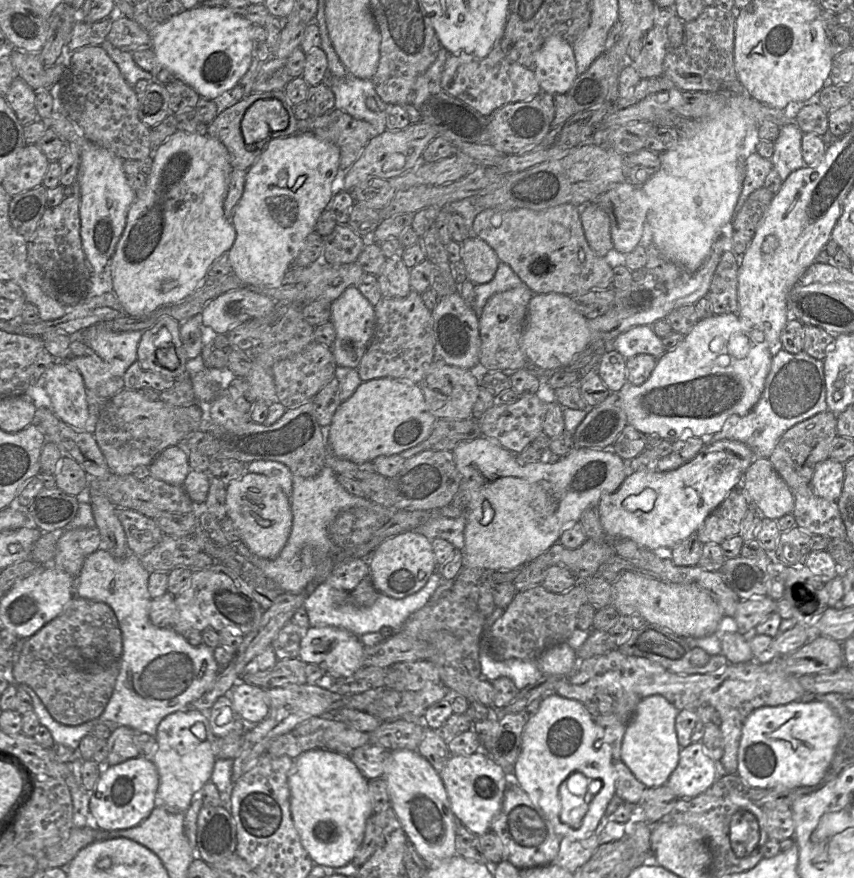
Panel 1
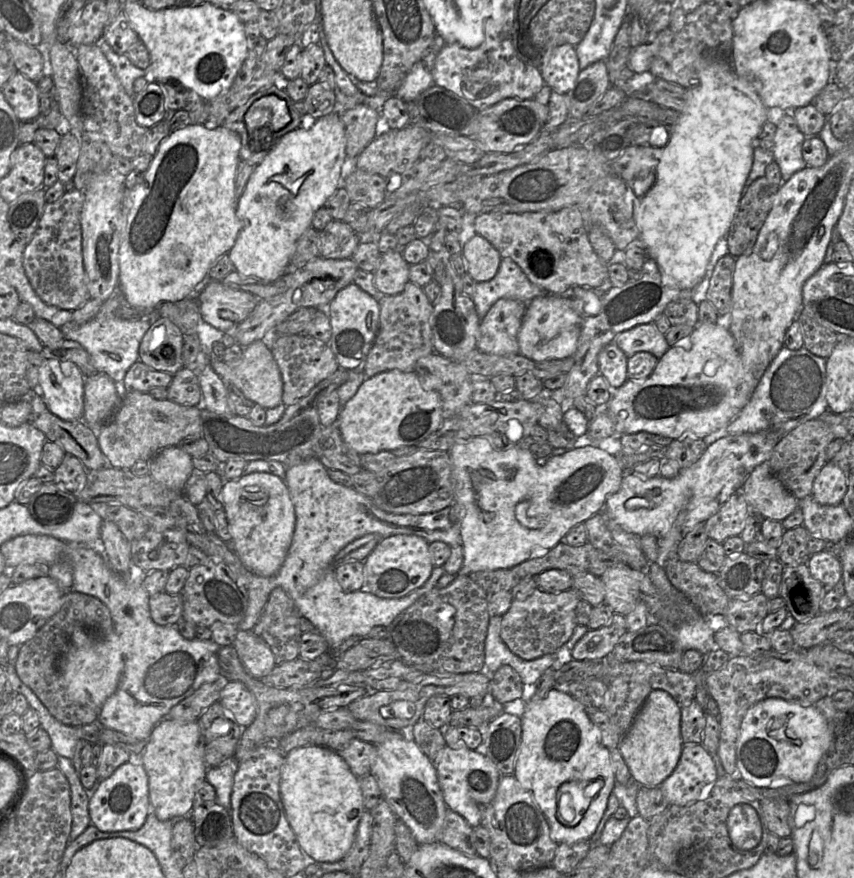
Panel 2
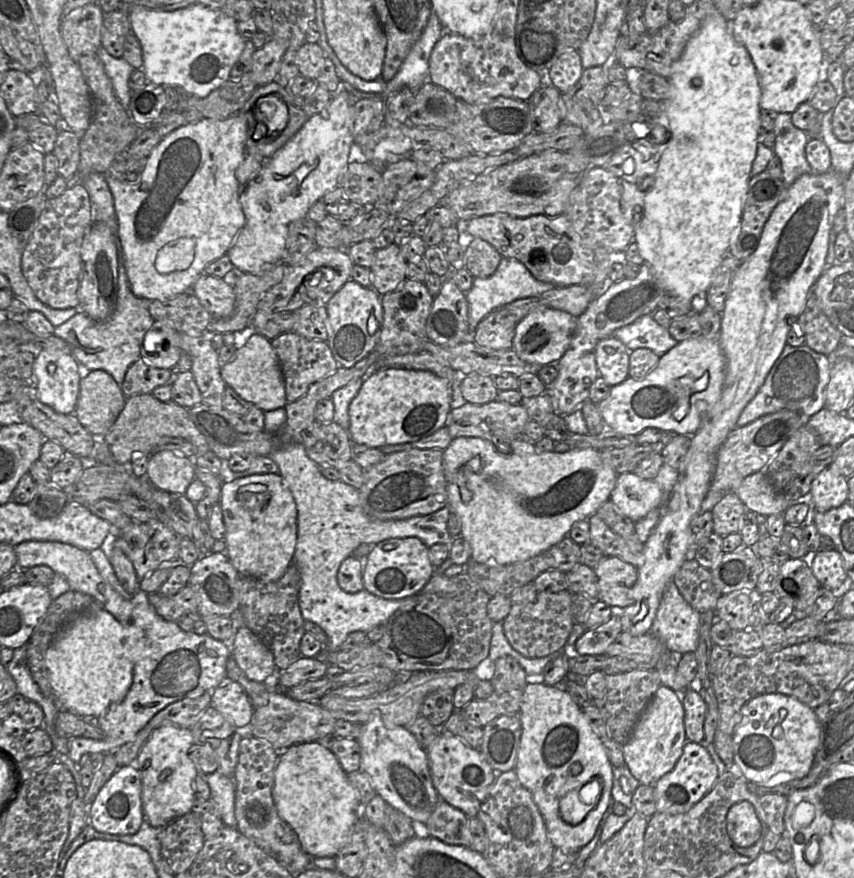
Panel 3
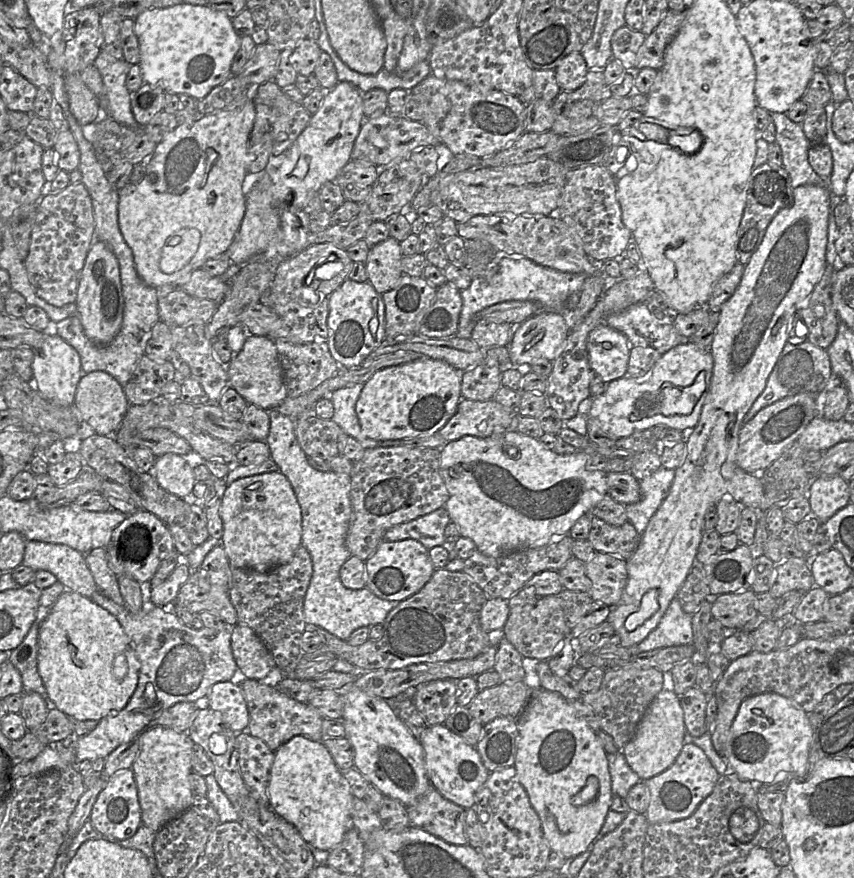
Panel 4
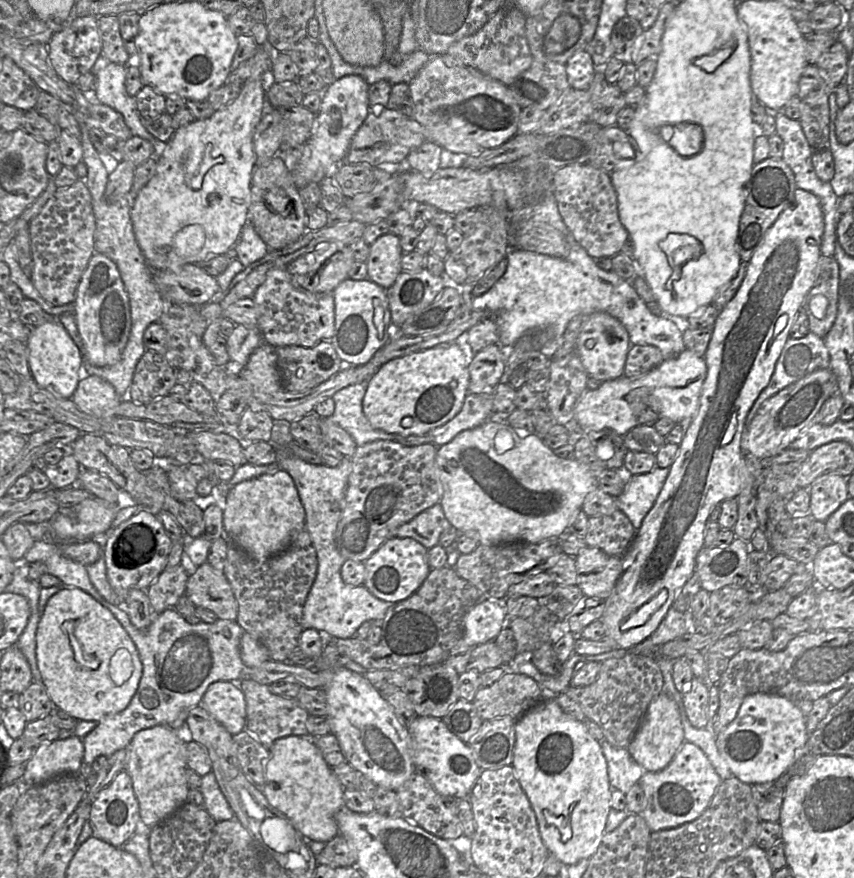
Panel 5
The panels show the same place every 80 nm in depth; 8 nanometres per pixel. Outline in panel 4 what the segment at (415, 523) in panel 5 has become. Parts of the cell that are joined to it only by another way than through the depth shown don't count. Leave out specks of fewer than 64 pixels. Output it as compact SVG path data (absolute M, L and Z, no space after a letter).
M440 507L411 521L391 527L384 534L383 540L415 539L429 550L434 546L442 546L444 544L446 541L444 529L450 521L446 508Z

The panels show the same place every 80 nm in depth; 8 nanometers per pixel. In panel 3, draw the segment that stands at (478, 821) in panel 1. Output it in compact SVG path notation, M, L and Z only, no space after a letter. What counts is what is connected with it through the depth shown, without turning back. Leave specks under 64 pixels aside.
M442 730L425 750L432 783L440 799L461 810L468 817L477 816L480 803L487 796L489 787L494 783L497 775L481 751L470 747L461 738Z

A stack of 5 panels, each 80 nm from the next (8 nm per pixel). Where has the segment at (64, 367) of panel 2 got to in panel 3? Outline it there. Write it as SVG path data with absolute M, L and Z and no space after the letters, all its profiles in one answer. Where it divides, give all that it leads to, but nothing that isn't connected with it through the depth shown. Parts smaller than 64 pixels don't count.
M43 349L35 359L33 372L42 403L57 413L75 412L84 371L71 353Z

